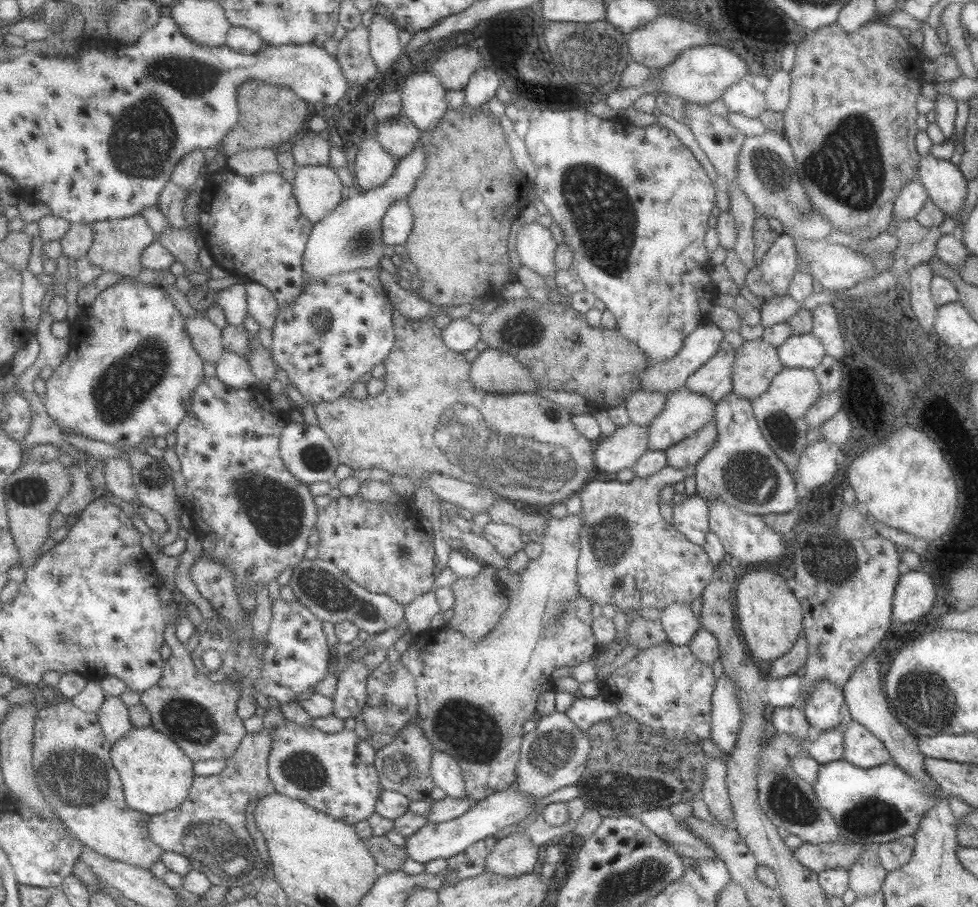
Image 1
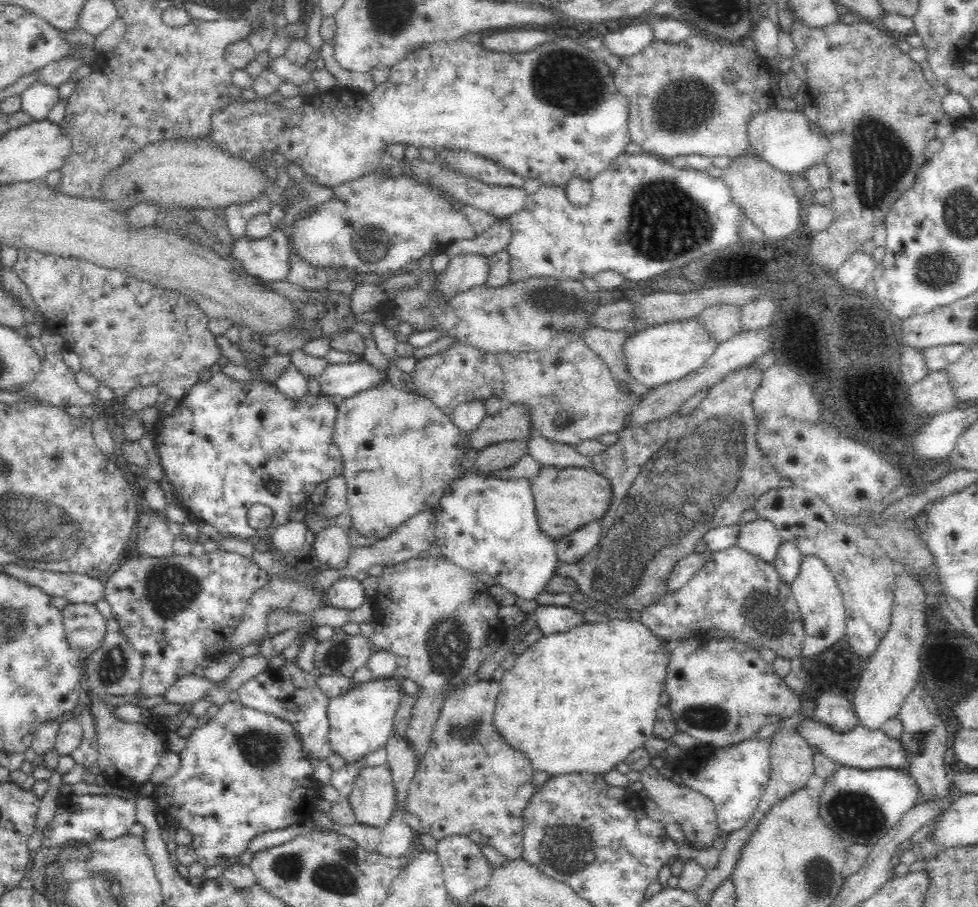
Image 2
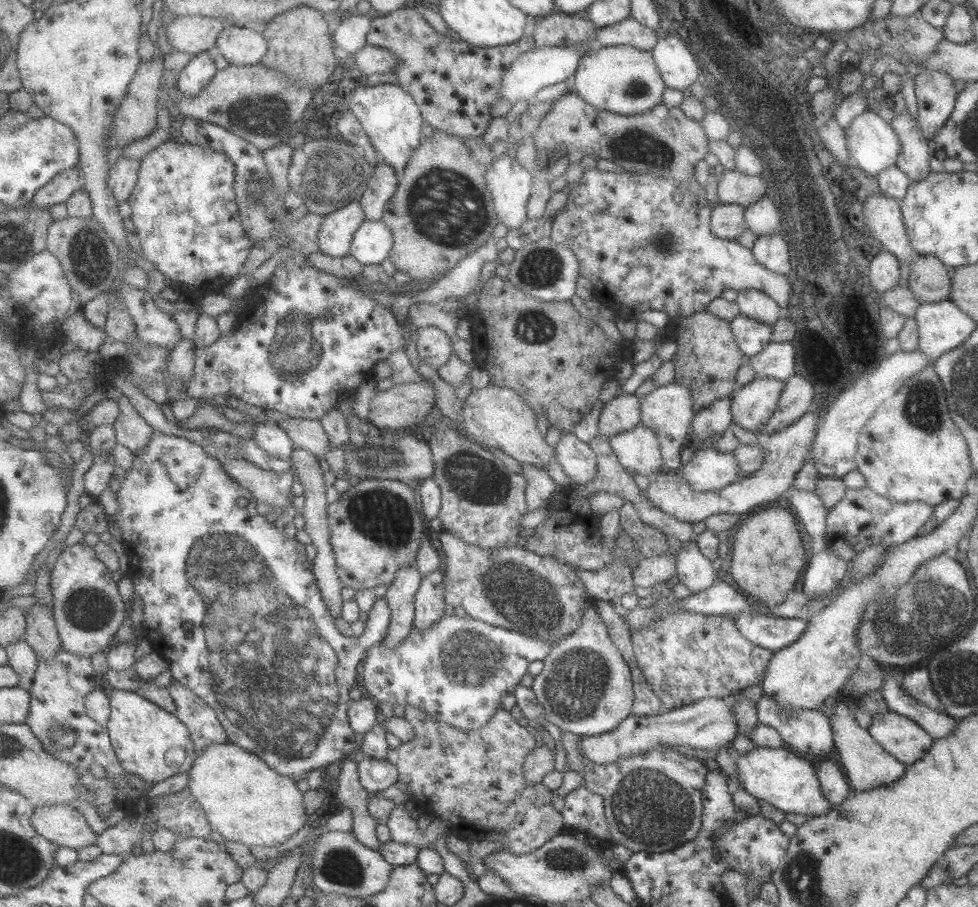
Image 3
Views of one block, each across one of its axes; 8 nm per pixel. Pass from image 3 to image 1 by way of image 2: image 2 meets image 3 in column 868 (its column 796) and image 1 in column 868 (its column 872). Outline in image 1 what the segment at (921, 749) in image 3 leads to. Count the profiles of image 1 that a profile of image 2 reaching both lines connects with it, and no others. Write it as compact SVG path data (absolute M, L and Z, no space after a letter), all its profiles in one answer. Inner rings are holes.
M853 720L844 730L843 747L843 759L863 769L874 768L892 760L885 744Z

